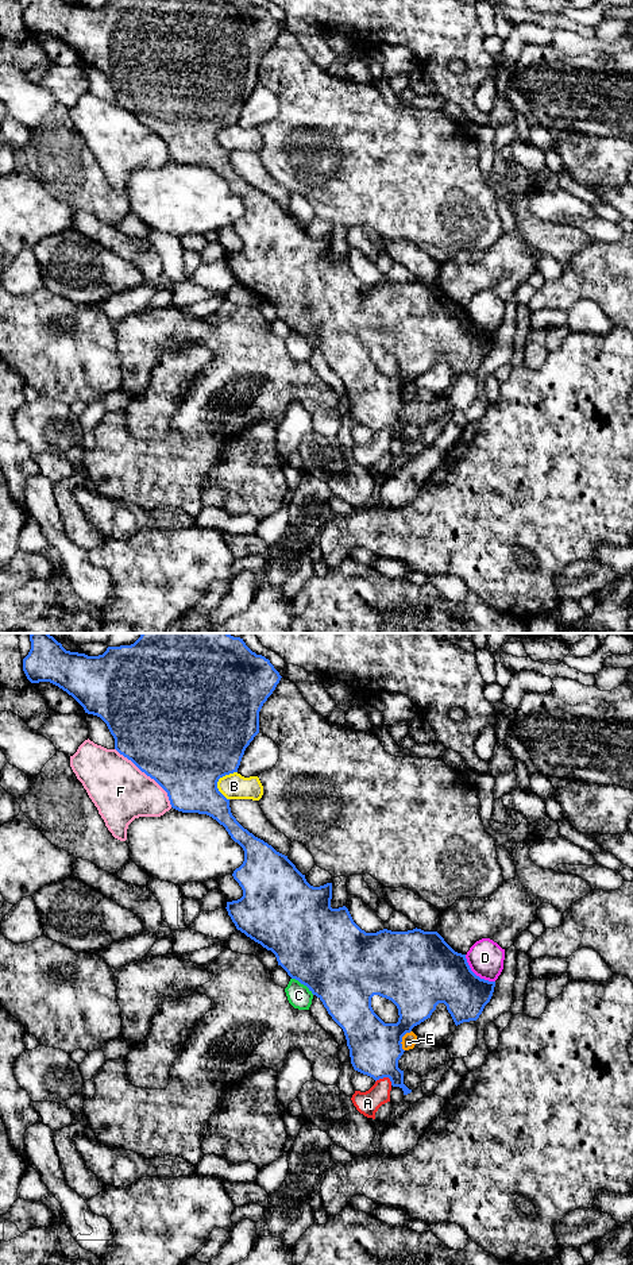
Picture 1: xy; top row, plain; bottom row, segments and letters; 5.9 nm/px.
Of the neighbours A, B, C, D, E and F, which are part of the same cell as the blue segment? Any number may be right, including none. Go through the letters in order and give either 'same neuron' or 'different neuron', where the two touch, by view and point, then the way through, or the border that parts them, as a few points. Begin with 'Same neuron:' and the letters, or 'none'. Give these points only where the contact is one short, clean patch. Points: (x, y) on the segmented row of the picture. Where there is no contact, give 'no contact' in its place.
Same neuron: none
A: different neuron; contact xy (385, 1076); border xy (375, 1082), (388, 1078), (392, 1084)
B: different neuron; contact xy (217, 781)
C: different neuron; contact xy (303, 983)
D: different neuron; contact xy (474, 974); border xy (464, 955), (469, 967), (477, 975), (494, 982)
E: different neuron; contact xy (401, 1040)
F: different neuron; contact xy (147, 775)

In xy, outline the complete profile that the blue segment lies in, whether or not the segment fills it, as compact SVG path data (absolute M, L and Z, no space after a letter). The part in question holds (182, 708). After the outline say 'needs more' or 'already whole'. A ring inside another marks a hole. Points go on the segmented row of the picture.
M31 633L30 641L31 649L23 659L23 671L31 683L50 682L72 695L84 707L85 713L100 717L107 724L115 738L115 749L131 760L142 772L154 779L167 792L173 809L182 813L198 813L212 817L223 825L231 838L243 848L244 861L232 873L233 879L243 890L243 896L238 900L227 902L225 907L236 929L255 942L260 944L267 950L271 950L277 957L278 965L281 965L292 979L296 979L301 984L306 986L309 991L323 1002L328 1014L344 1031L347 1046L350 1049L351 1064L355 1071L373 1077L375 1081L389 1077L393 1087L400 1087L404 1091L404 1095L410 1094L412 1089L404 1084L404 1071L398 1068L398 1060L405 1052L401 1044L402 1037L406 1033L410 1033L414 1026L431 1018L439 1003L444 1003L447 1006L447 1010L456 1026L463 1022L476 1021L493 996L495 981L489 981L476 976L471 971L466 954L455 952L437 932L424 932L416 927L408 932L391 932L383 929L377 933L366 933L354 922L346 906L339 909L331 907L332 883L327 883L320 887L310 886L306 882L305 875L296 868L287 856L277 852L271 845L255 837L232 815L229 799L219 791L217 782L225 775L238 772L246 748L259 733L259 711L282 678L270 660L262 655L256 655L246 645L243 639L233 637L229 633L142 633L134 644L108 647L107 651L99 656L88 656L85 653L66 651L62 644L49 633ZM374 995L386 998L397 1006L400 1015L397 1023L385 1023L374 1013L371 1007L371 998Z; already whole

